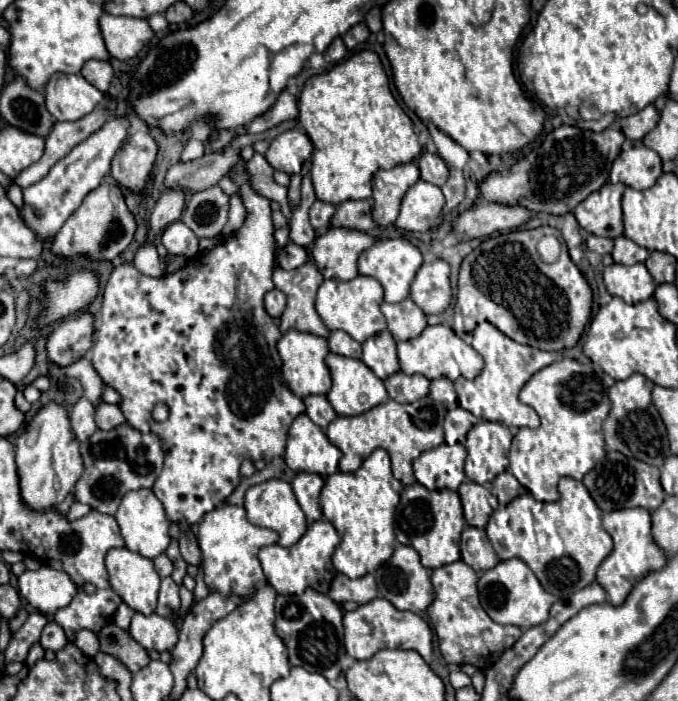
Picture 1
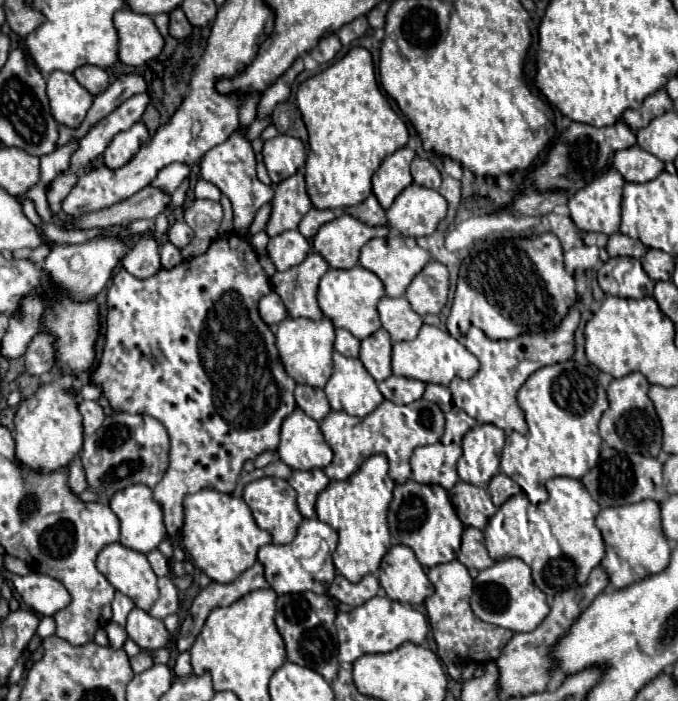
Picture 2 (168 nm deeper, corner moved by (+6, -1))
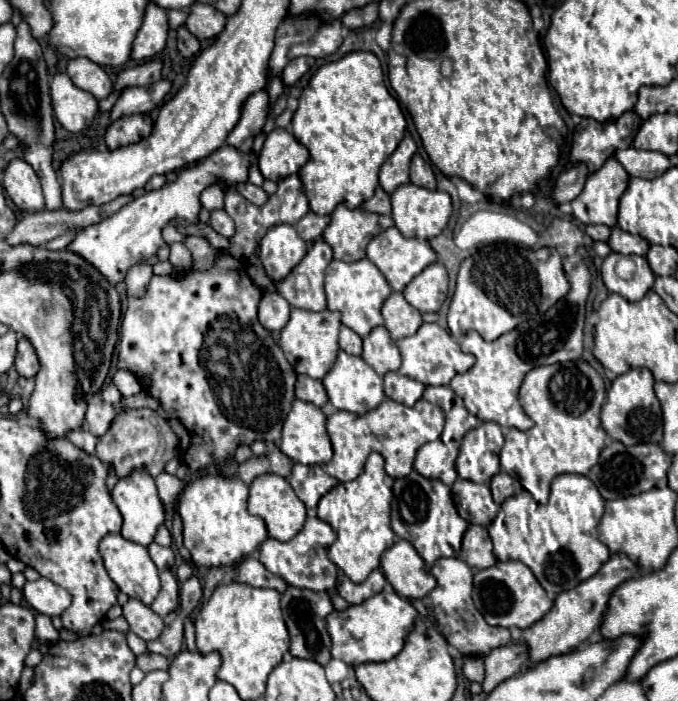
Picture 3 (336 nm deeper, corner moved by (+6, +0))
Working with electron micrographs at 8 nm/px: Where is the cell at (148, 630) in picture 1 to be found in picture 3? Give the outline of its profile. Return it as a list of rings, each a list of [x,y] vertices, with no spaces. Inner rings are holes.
[[[130,598],[122,606],[122,610],[124,610],[126,622],[130,624],[130,630],[138,634],[142,640],[156,640],[162,634],[164,622],[158,614],[152,612],[150,606],[144,606],[136,598]]]

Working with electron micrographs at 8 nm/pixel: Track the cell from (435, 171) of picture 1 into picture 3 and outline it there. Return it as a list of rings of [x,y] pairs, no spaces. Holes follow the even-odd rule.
[[[416,154],[412,158],[410,164],[410,182],[428,190],[436,190],[436,178],[434,178],[434,170],[428,162],[424,162],[424,158],[420,154]]]

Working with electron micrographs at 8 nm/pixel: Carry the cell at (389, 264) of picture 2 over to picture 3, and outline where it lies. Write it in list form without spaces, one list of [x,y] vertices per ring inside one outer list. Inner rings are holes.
[[[396,226],[374,236],[366,248],[366,256],[370,262],[374,262],[378,266],[378,270],[384,274],[384,278],[388,280],[388,284],[394,292],[402,292],[404,286],[416,274],[420,274],[426,266],[436,262],[436,252],[432,250],[432,246],[428,242],[422,242],[418,238],[404,238]]]

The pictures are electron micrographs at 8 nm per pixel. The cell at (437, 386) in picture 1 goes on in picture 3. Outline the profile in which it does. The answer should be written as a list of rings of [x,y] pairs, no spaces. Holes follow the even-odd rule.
[[[426,386],[424,390],[424,398],[432,404],[438,404],[444,412],[448,412],[452,408],[452,400],[454,400],[454,392],[448,386]]]

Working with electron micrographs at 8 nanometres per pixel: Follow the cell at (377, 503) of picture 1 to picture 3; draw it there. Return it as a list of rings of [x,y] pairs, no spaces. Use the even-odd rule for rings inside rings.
[[[372,452],[366,460],[364,472],[352,480],[334,486],[318,502],[318,518],[328,522],[336,532],[336,542],[330,546],[330,560],[352,580],[364,582],[372,570],[380,566],[380,556],[394,544],[394,532],[390,528],[390,502],[392,502],[392,478],[384,470],[384,458]]]

